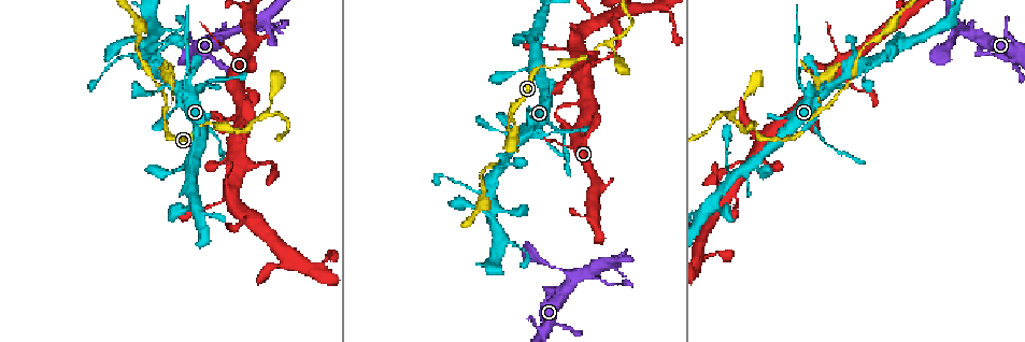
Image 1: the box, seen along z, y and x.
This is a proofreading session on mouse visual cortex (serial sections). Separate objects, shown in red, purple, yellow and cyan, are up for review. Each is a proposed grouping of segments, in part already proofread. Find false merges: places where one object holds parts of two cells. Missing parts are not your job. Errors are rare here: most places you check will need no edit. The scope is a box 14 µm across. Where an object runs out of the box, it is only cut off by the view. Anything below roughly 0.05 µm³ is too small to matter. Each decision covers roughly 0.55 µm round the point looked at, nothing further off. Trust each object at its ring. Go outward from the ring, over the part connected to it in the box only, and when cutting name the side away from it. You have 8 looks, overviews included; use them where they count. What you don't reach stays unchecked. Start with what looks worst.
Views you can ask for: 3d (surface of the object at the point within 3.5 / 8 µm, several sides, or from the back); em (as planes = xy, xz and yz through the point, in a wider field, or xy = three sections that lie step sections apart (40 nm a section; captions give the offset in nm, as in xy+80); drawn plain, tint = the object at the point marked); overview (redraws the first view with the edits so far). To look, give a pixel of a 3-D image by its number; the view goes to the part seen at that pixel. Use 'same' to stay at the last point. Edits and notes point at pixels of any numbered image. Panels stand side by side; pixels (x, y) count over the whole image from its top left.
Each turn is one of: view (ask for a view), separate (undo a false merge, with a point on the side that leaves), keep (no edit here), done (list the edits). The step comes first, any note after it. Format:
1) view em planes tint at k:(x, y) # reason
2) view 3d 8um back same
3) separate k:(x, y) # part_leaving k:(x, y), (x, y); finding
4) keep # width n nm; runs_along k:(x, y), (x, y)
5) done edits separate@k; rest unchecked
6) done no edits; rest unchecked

view 3d 8um at 1:(526, 114) # thick turns thin

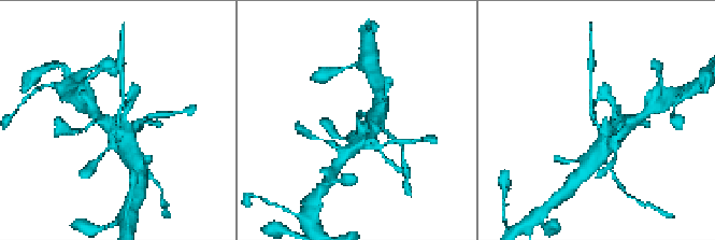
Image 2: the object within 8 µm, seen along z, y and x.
view 3d 3.5um at 2:(356, 117)

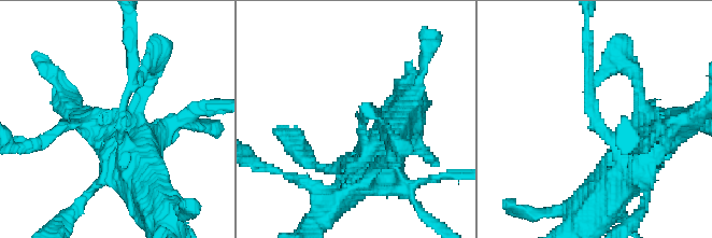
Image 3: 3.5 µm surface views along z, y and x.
view em xy step 5 tint at 3:(359, 128) # arm_widths 150, 350 nm

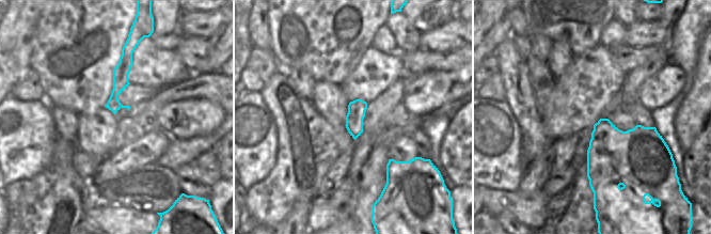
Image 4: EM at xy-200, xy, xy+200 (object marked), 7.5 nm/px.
keep # runs_along 4:(129, 55), (114, 94), (114, 109); continuous, no second cell

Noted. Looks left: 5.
view 3d 8um at 1:(729, 114) # three arms meet

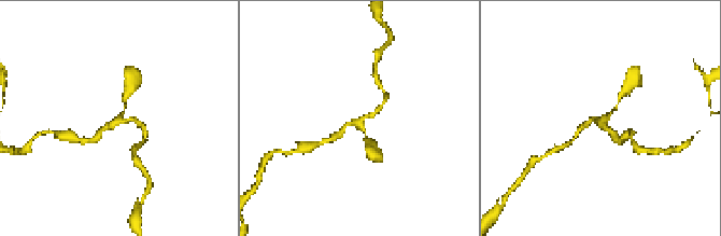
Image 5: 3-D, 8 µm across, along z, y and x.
view 3d 3.5um back at 5:(602, 120)

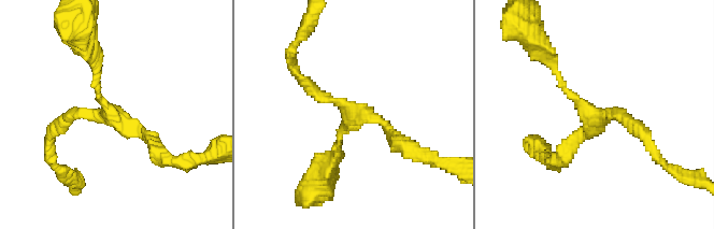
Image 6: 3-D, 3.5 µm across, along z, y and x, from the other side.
view em xy step 1 tint at 6:(589, 116) # need the tissue

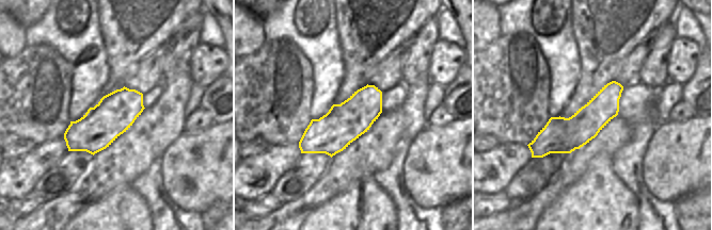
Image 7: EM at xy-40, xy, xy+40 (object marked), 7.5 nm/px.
keep # arm_widths 100, 200, 200 nm; runs_along 7:(619, 87), (574, 132), (534, 151); one cell here

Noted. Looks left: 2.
view 3d 3.5um at 1:(488, 190) # calibre changes

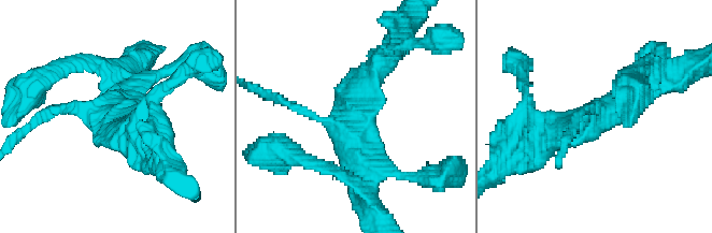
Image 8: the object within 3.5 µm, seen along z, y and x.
view em planes tint at 8:(106, 117) # arms 3; arm_widths 150, 350, 400 nm

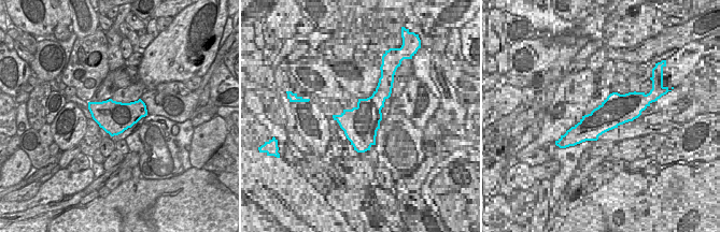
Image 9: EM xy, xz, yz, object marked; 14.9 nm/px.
keep # runs_along 8:(545, 135), (575, 132), (657, 89); one cell here

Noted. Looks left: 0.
done no edits; rest unchecked

